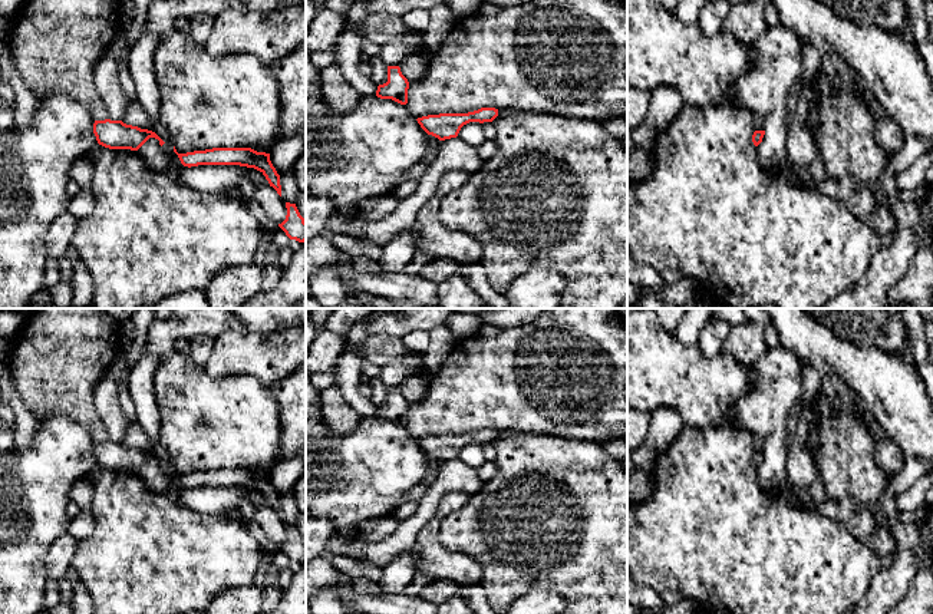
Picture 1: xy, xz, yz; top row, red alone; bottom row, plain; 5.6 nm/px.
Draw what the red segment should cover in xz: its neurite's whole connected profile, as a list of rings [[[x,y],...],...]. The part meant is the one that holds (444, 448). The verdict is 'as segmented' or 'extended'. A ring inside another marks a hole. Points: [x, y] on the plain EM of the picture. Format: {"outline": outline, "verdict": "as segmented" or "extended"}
{"outline": [[[481,429],[468,435],[439,435],[418,439],[418,445],[428,455],[439,462],[456,459],[461,449],[469,443],[492,443],[498,438],[495,429]]], "verdict": "as segmented"}

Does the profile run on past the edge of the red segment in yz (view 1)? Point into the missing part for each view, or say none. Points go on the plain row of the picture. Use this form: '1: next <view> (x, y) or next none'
1: next none

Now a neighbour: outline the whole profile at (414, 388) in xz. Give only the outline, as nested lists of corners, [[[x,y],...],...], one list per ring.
[[[411,374],[403,379],[399,384],[402,396],[408,400],[408,403],[416,403],[422,400],[428,390],[428,383],[423,376]]]

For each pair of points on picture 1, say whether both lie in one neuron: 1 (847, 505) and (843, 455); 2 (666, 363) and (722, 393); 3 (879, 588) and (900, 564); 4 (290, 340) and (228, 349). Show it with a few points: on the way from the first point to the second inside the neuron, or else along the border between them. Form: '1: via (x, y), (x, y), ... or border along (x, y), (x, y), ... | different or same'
1: border along (828, 498), (851, 499), (856, 504), (849, 528) | different
2: via (681, 378), (702, 390), (708, 390) | same
3: via (884, 583), (897, 570) | same
4: via (274, 349), (244, 349) | same

